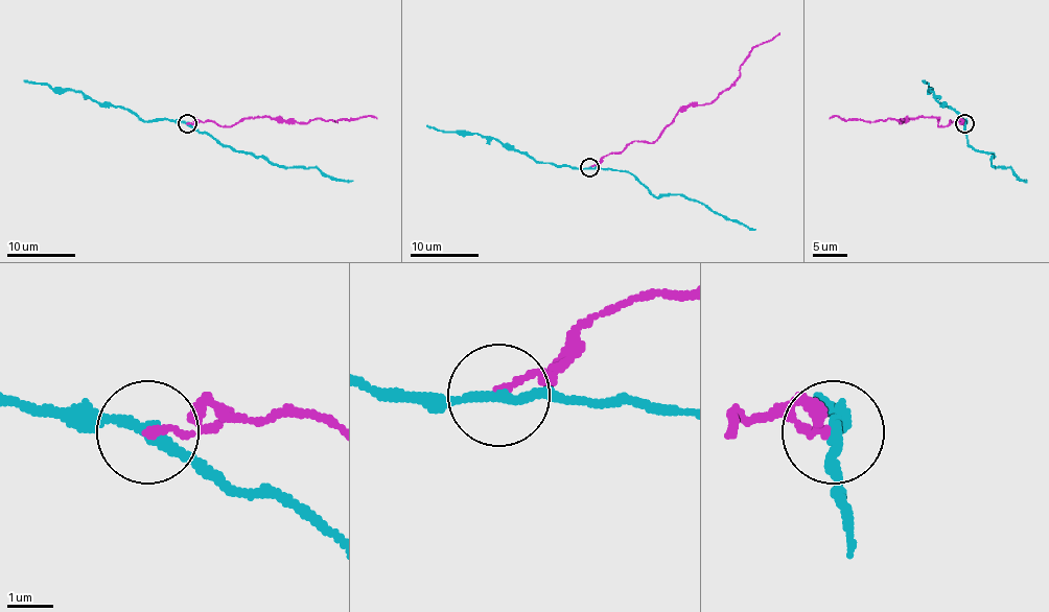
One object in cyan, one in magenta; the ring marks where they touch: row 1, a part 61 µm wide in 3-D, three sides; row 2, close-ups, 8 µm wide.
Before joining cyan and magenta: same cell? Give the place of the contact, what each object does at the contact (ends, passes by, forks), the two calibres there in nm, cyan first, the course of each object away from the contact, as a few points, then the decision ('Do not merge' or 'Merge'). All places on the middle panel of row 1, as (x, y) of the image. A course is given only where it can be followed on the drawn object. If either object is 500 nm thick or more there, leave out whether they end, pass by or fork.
Place: (589, 167). At the ring cyan passes by. At the ring magenta ends. Thickness 240 nm (cyan) against 140 nm. Course of cyan: (590, 167), (631, 172), (656, 196), (677, 194), (691, 197), (755, 230). Course of magenta: (590, 167), (632, 142), (651, 143), (678, 111), (696, 104), (709, 104), (737, 78), (748, 53), (778, 33). Do not merge

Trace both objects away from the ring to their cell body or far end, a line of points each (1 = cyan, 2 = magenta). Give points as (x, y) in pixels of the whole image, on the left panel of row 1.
1: (187, 123), (228, 145), (265, 157), (274, 164), (317, 167), (336, 179), (352, 181)
2: (187, 123), (214, 121), (230, 126), (249, 118), (293, 123), (317, 118), (333, 121), (376, 118)

